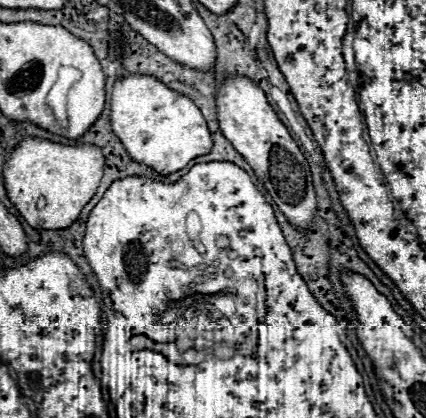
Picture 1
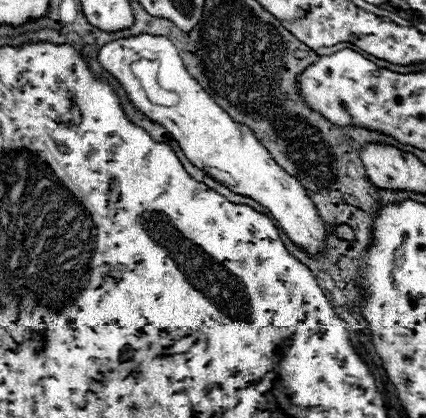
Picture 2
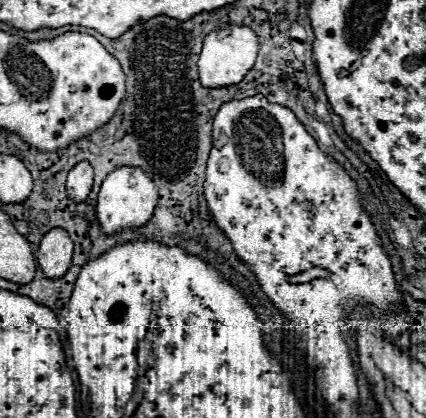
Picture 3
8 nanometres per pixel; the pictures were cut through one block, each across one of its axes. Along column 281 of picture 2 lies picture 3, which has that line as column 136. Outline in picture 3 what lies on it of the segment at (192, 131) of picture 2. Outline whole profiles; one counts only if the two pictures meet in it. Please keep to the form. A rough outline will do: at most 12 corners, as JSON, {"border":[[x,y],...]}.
{"border":[[114,168],[100,186],[106,234],[152,218],[156,184],[142,168]]}

